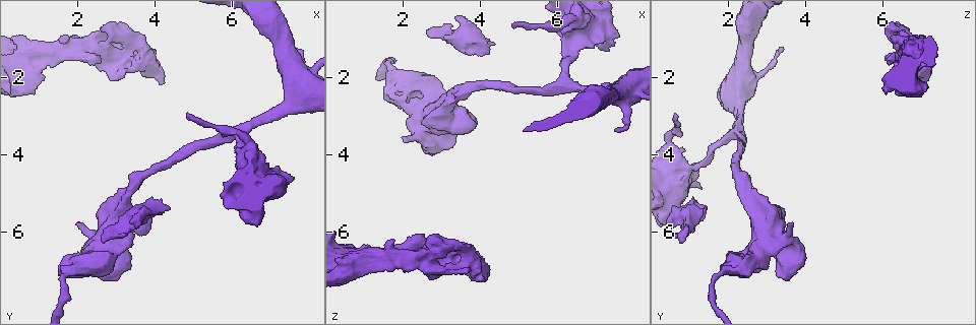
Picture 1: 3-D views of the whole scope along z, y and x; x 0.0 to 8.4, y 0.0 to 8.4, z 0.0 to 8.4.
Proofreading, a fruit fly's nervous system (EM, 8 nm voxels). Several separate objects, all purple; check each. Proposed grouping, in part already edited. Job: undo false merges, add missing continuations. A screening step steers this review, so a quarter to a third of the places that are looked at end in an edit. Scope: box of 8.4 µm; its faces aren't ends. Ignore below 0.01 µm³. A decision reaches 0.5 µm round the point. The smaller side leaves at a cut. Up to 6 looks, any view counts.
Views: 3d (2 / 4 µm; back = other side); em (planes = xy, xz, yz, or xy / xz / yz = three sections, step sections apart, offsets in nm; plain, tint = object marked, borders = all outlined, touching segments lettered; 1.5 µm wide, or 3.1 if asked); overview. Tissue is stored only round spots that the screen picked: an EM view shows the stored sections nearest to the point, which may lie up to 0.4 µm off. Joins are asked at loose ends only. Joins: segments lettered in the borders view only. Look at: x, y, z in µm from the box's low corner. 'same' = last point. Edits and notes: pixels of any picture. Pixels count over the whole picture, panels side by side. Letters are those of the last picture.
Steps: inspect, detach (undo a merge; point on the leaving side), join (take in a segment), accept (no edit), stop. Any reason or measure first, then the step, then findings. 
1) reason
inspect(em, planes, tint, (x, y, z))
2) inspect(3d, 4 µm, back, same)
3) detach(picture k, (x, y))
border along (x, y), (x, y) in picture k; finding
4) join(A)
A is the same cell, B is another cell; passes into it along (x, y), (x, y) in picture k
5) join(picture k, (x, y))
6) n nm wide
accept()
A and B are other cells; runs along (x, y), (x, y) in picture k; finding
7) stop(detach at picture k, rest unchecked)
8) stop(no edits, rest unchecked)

branch stops here
inspect(3d, 4 µm, (2.00, 5.80, 3.65))

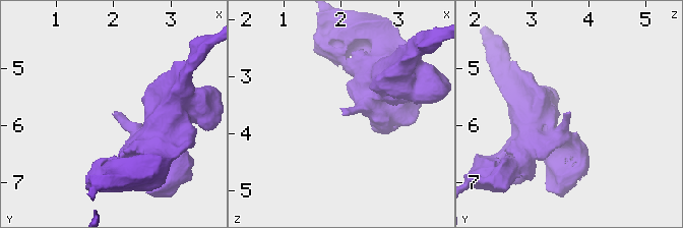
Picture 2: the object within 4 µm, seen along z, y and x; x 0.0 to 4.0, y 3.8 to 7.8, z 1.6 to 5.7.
now the EM
inspect(em, planes, borders, (2.00, 5.80, 3.55))

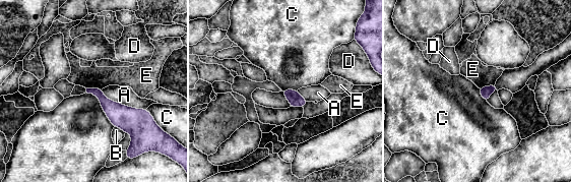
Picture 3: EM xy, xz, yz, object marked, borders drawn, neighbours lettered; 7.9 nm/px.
A touches over 380 nm
accept()
A, B, C, D and E are other cells; no lettered segment goes on from it

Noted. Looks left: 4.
sudden change in width
inspect(em, yz, step 4, tint, (1.65, 7.30, 1.55))

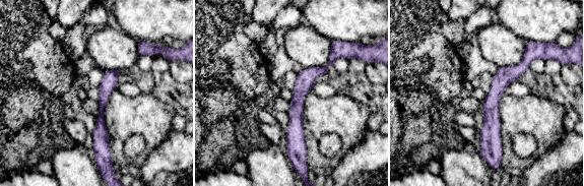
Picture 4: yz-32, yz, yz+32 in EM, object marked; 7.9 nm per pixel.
inspect(em, planes, tint, same)

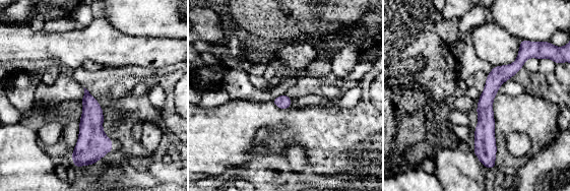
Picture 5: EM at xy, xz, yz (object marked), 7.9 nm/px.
see the neighbours
inspect(em, planes, borders, same)

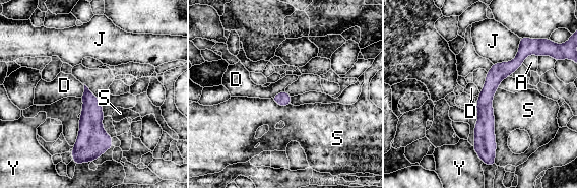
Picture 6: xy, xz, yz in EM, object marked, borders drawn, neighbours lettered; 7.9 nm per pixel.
accept()
A, D, J, S and Y are other cells; runs along (521, 47), (486, 96), (486, 152) in picture 6; continuous, no second cell

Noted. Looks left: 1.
stop(no edits, rest unchecked)

